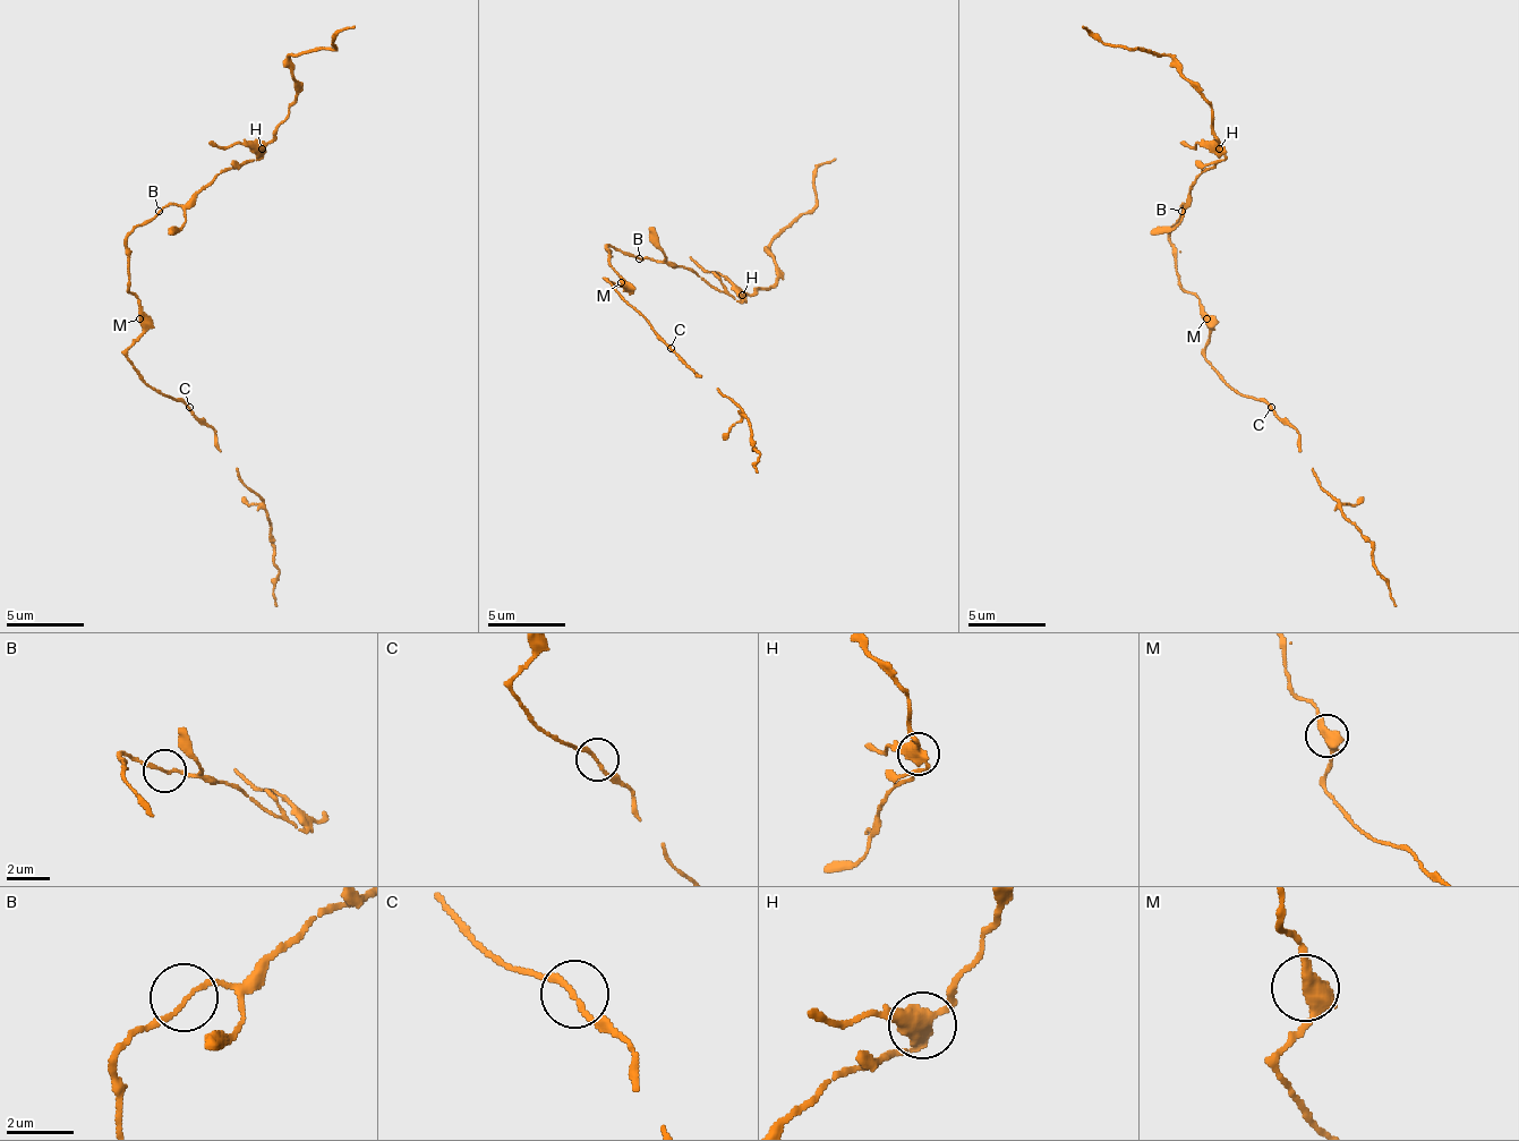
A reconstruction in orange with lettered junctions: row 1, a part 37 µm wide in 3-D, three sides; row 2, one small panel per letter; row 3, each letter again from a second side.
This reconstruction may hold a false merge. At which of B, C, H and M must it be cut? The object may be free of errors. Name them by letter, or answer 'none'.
H

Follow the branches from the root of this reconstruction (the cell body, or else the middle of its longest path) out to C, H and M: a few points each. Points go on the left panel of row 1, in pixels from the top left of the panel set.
C: (128, 283), (139, 307), (144, 330), (128, 350), (128, 362), (147, 384), (167, 397), (179, 397), (190, 408)
H: (128, 283), (128, 237), (139, 226), (147, 226), (167, 205), (186, 205), (225, 171), (248, 163), (261, 147)
M: (128, 283), (128, 291), (139, 307), (139, 318)

